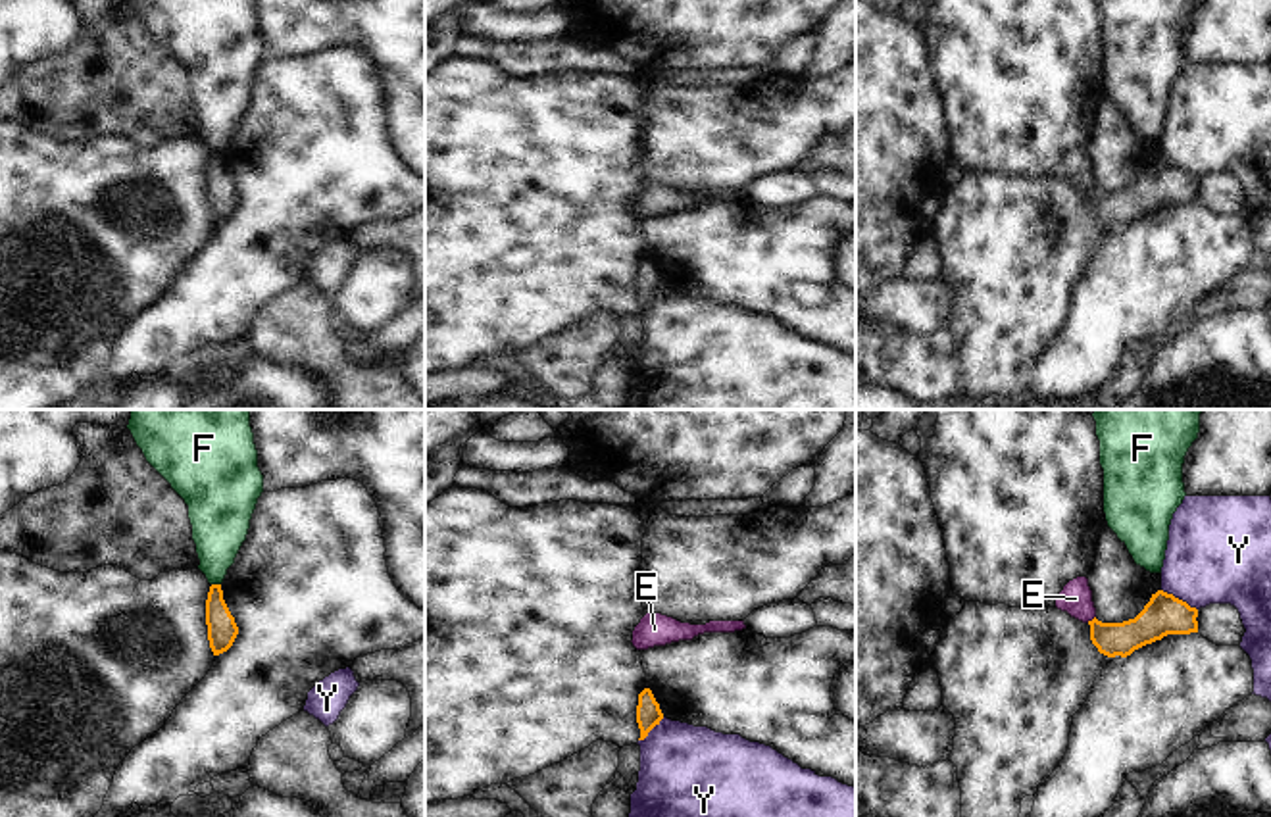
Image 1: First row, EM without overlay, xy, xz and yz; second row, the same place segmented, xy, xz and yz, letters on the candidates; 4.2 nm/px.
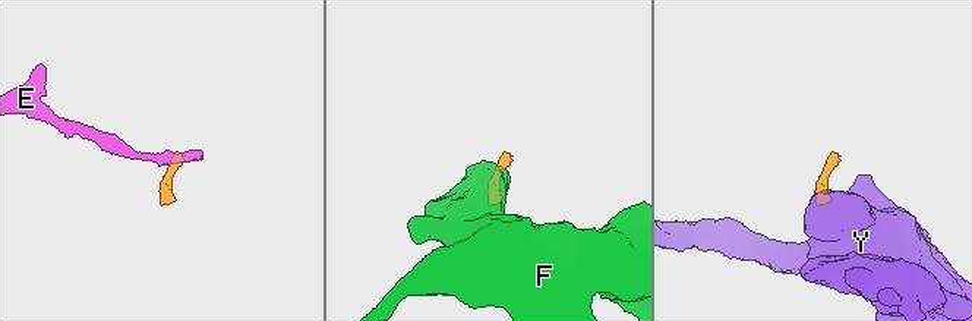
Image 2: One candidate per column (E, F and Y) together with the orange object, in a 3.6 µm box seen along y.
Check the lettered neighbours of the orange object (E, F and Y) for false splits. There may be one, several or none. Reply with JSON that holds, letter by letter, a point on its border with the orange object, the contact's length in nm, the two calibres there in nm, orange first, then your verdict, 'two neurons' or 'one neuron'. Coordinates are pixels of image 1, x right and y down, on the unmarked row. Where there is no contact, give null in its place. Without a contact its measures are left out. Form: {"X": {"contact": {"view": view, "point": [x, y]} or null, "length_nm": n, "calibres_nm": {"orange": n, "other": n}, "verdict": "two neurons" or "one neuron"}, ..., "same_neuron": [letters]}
{"E": {"contact": {"view": "yz", "point": [1093, 189]}, "length_nm": 50, "calibres_nm": {"orange": 150, "other": 140}, "verdict": "two neurons"}, "F": {"contact": {"view": "xy", "point": [216, 154]}, "length_nm": 40, "calibres_nm": {"orange": 130, "other": 240}, "verdict": "two neurons"}, "Y": {"contact": {"view": "yz", "point": [1177, 168]}, "length_nm": 180, "calibres_nm": {"orange": 170, "other": 420}, "verdict": "two neurons"}, "same_neuron": []}

